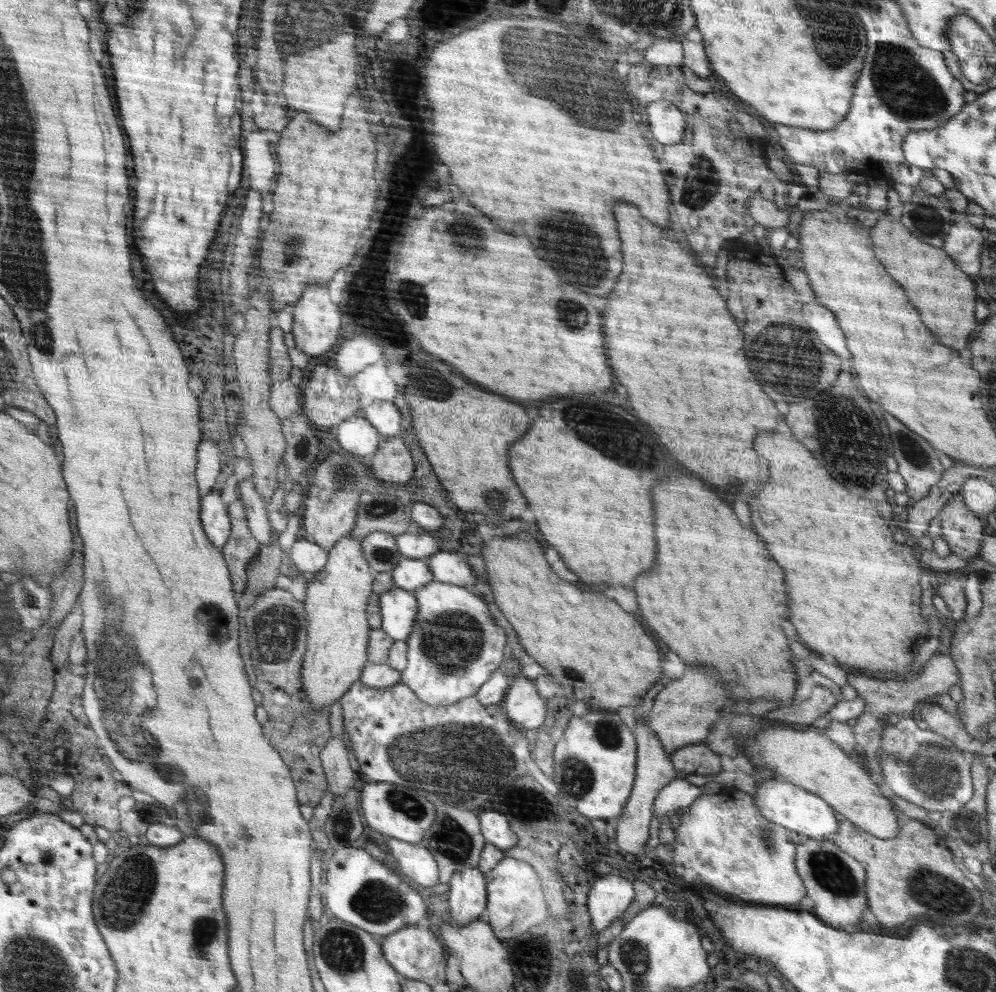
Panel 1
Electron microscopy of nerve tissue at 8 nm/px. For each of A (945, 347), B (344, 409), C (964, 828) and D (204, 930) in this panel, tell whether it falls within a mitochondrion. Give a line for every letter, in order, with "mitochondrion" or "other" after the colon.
A: other
B: other
C: mitochondrion
D: mitochondrion

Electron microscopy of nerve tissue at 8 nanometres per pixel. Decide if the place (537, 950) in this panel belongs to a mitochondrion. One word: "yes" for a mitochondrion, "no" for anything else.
yes

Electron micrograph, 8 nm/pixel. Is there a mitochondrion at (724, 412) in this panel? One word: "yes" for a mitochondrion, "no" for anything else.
no

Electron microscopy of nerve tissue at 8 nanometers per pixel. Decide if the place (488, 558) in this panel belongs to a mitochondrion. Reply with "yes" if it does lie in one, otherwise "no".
no

